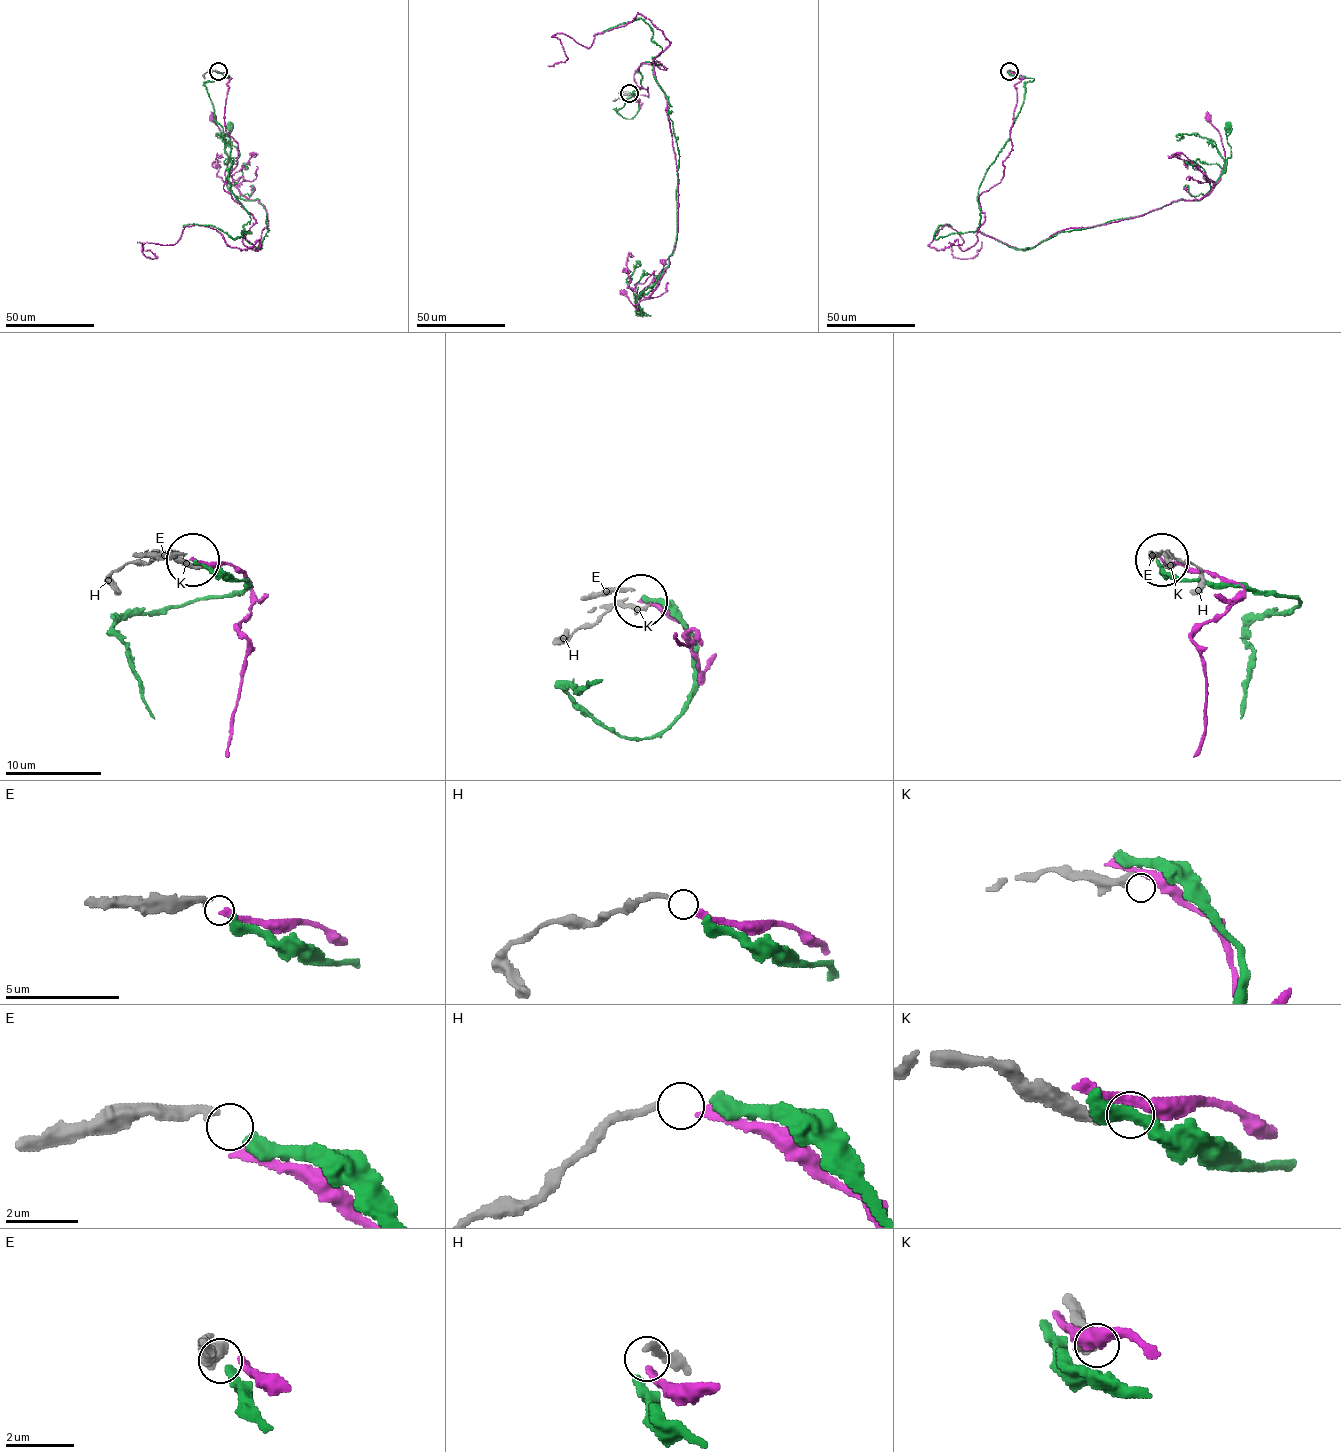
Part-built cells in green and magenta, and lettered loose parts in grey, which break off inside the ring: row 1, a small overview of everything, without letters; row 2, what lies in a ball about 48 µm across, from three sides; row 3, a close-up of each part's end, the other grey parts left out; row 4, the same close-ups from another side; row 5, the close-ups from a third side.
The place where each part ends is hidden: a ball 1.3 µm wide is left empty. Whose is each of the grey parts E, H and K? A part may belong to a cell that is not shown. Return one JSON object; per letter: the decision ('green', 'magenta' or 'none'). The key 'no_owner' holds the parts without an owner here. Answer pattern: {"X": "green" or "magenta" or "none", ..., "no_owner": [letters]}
{"E": "green", "H": "magenta", "K": "none", "no_owner": ["K"]}

